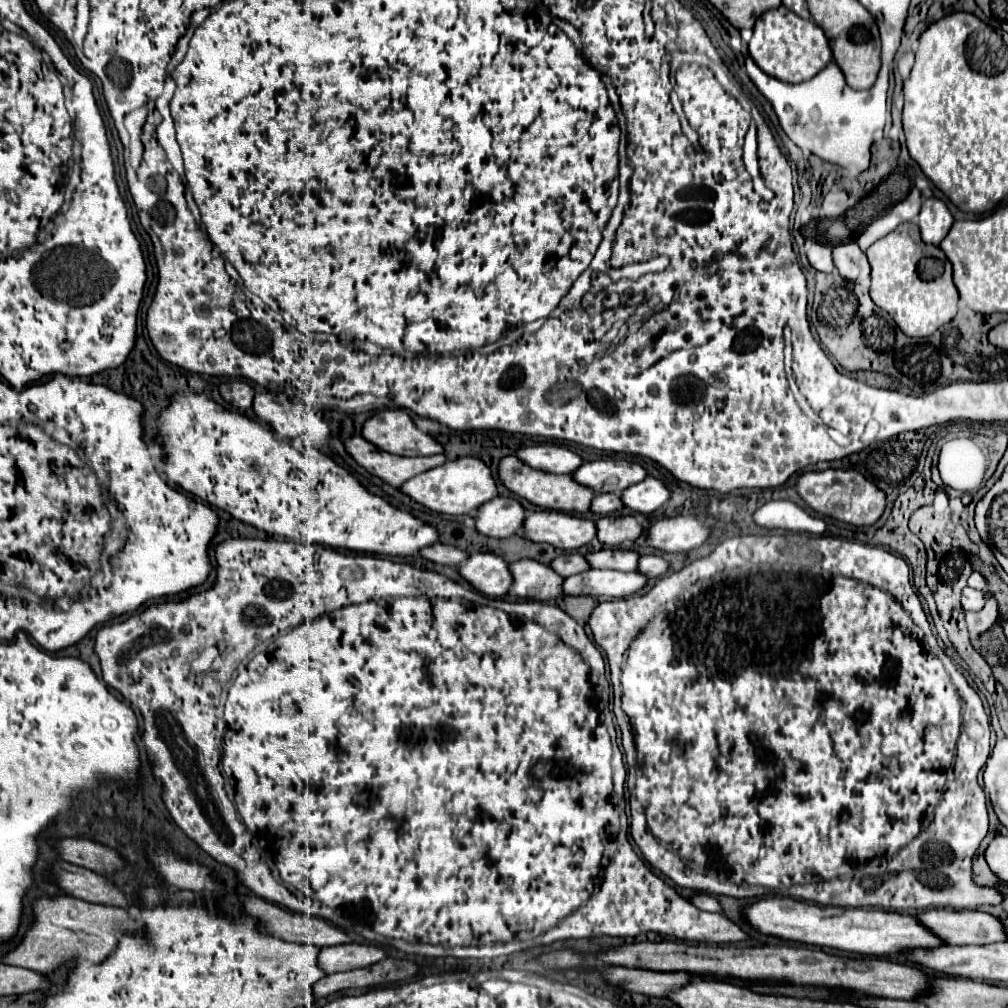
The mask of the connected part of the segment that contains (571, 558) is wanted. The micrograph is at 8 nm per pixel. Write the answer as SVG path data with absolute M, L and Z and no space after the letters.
M574 552L574 554L564 554L564 556L558 556L550 562L550 568L556 570L556 574L560 574L562 578L564 576L572 576L572 574L580 574L580 572L586 572L590 566L588 562L584 560L582 554Z

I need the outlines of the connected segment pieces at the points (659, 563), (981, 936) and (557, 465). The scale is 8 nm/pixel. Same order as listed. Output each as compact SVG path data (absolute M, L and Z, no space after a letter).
M640 556L638 572L648 578L660 578L668 570L668 562L660 556Z
M926 910L916 914L920 924L928 926L944 944L992 944L1006 940L1000 920L976 910Z
M538 444L538 446L526 446L514 452L518 460L528 464L530 468L552 472L552 474L574 474L578 466L582 464L582 458L574 452L566 450L564 446L556 444Z

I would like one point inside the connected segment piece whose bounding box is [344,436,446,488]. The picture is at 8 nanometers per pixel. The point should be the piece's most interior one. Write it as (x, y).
(394, 470)

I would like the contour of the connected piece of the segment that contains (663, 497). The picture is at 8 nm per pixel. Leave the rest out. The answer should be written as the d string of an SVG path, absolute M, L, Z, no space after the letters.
M646 478L640 484L634 484L622 492L622 500L626 508L640 514L650 514L658 510L668 498L670 498L668 488L664 486L662 480L656 478Z

